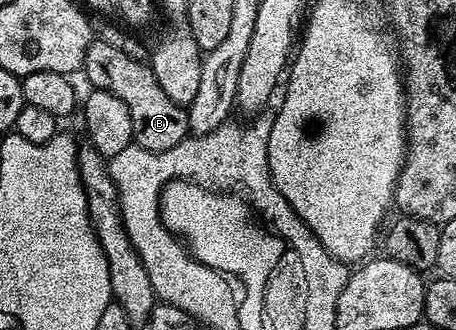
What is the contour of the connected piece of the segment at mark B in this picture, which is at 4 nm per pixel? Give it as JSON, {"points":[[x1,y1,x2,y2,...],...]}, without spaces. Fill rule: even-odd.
{"points":[[95,40,87,47,83,74,90,81,93,89,106,89,111,95,119,95,131,111,133,124,133,144,152,153,171,151,180,141,190,136,189,114,186,106,180,105,163,91,150,66,143,61,136,61,106,43]]}

